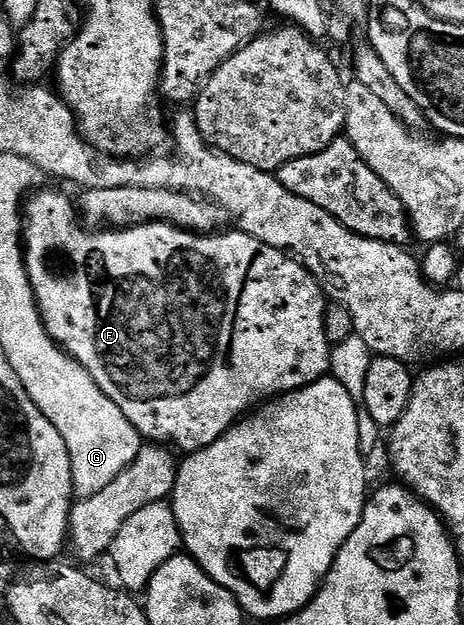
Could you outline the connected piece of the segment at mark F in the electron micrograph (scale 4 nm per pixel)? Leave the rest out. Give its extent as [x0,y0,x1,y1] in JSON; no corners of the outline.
[24,190,332,452]

